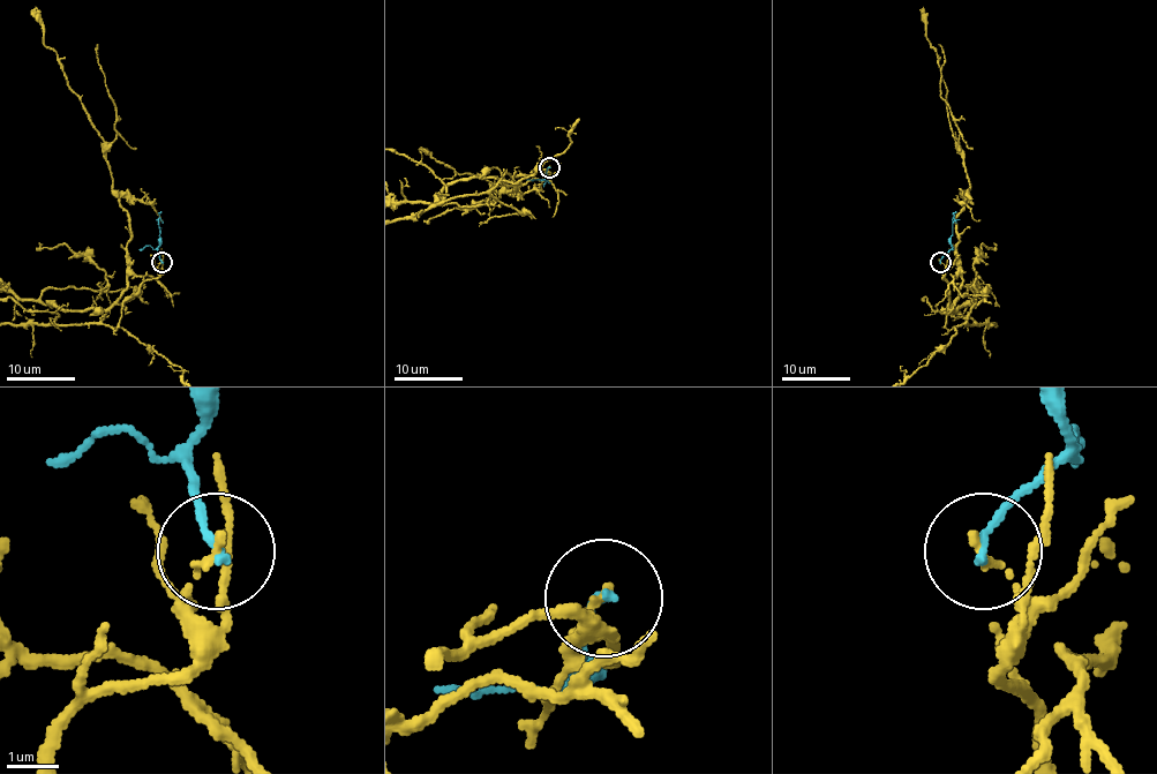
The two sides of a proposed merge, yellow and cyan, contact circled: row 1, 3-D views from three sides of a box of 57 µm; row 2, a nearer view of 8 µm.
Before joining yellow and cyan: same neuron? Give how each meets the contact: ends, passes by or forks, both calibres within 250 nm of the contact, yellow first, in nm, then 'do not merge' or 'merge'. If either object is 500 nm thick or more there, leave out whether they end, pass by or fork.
yellow ends there; cyan ends there; 130 nm thick on the yellow side, 150 nm on the other; do not merge

